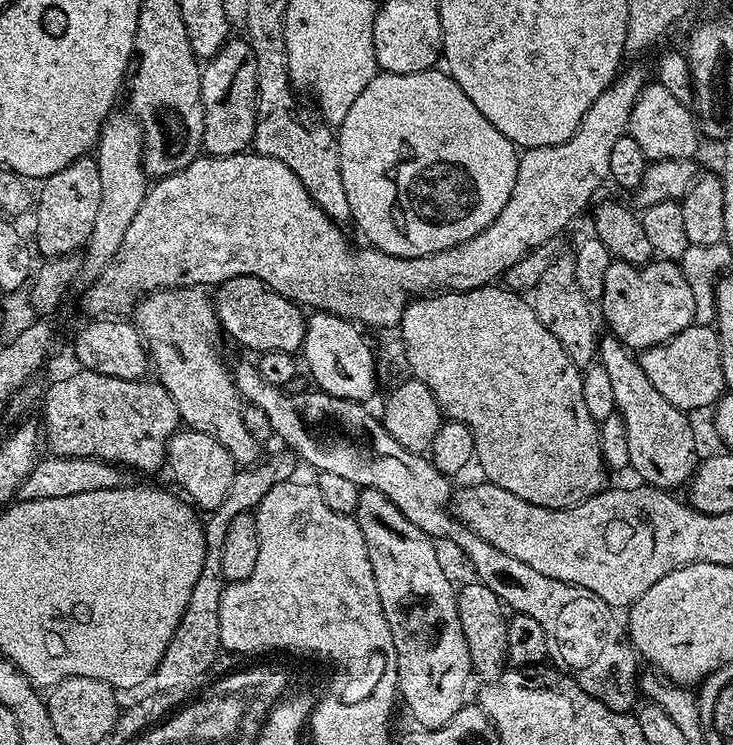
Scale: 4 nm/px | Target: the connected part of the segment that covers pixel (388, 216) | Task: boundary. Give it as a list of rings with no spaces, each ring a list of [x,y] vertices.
[[[429,70],[426,72],[415,72],[414,74],[394,74],[393,72],[381,71],[358,94],[354,106],[350,106],[346,118],[338,125],[338,139],[340,141],[340,169],[342,170],[342,186],[346,189],[346,198],[350,202],[352,211],[351,223],[360,227],[360,232],[365,236],[371,247],[377,248],[398,258],[418,258],[429,256],[438,250],[446,250],[450,246],[458,246],[474,234],[486,230],[498,214],[502,214],[502,206],[510,202],[510,194],[514,190],[514,178],[518,178],[518,162],[520,157],[515,144],[512,144],[503,136],[486,118],[482,118],[482,110],[462,94],[462,86],[454,82],[444,70]]]

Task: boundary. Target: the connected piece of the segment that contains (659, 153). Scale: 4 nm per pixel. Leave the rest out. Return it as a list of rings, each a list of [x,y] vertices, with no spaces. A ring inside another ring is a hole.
[[[649,83],[640,92],[638,102],[631,111],[628,134],[638,142],[649,161],[689,160],[695,157],[698,138],[700,139],[698,124],[695,124],[690,111],[692,110],[687,105],[680,103],[664,86]]]

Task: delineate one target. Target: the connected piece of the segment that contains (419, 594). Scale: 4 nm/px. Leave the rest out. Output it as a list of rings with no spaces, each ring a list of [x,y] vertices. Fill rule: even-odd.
[[[361,488],[354,519],[358,530],[362,530],[362,538],[366,542],[366,554],[370,558],[370,566],[374,570],[374,586],[378,586],[378,598],[382,602],[386,622],[390,626],[390,634],[392,635],[391,651],[396,652],[396,684],[400,687],[400,696],[408,703],[408,708],[412,711],[413,718],[420,723],[417,725],[421,729],[446,726],[446,722],[450,722],[450,718],[454,718],[454,714],[458,714],[458,710],[464,707],[466,703],[464,695],[468,692],[468,679],[473,679],[474,676],[472,663],[470,662],[470,646],[466,646],[466,638],[462,634],[462,624],[458,618],[457,589],[452,588],[452,580],[448,577],[448,572],[444,569],[444,564],[440,561],[439,554],[436,553],[435,546],[437,547],[437,545],[434,543],[433,537],[427,536],[422,530],[418,530],[418,526],[414,526],[414,522],[410,522],[410,518],[406,518],[402,514],[402,510],[398,510],[398,506],[394,506],[394,502],[390,502],[390,498],[386,498],[386,494],[382,494],[373,488]]]

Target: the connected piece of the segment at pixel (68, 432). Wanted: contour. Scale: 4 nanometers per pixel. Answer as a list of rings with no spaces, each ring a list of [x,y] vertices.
[[[75,370],[42,392],[42,440],[53,456],[104,460],[121,469],[156,472],[163,469],[168,443],[182,421],[174,402],[155,379],[127,380]]]

